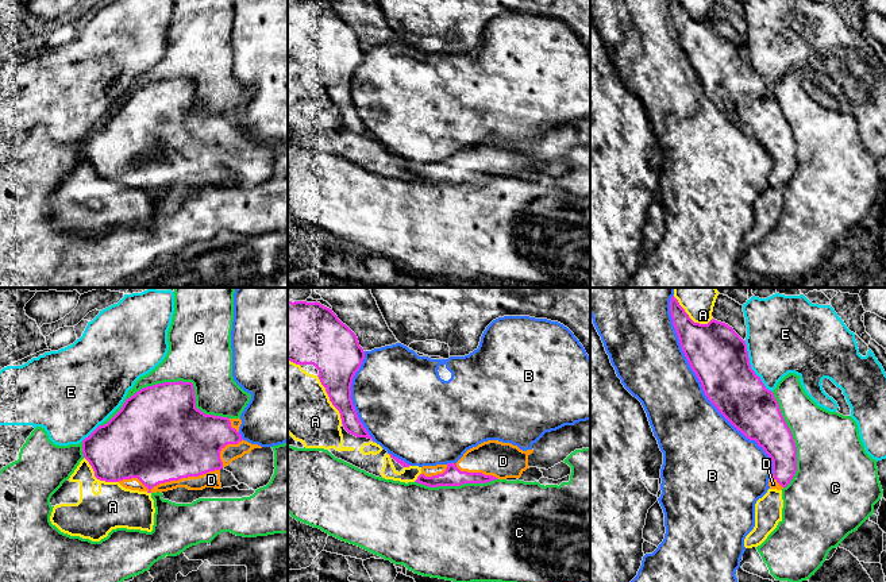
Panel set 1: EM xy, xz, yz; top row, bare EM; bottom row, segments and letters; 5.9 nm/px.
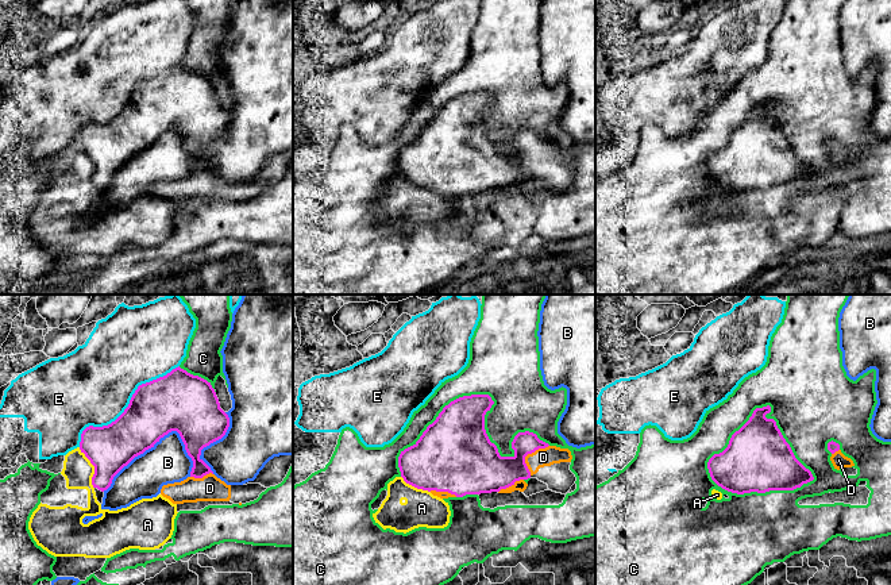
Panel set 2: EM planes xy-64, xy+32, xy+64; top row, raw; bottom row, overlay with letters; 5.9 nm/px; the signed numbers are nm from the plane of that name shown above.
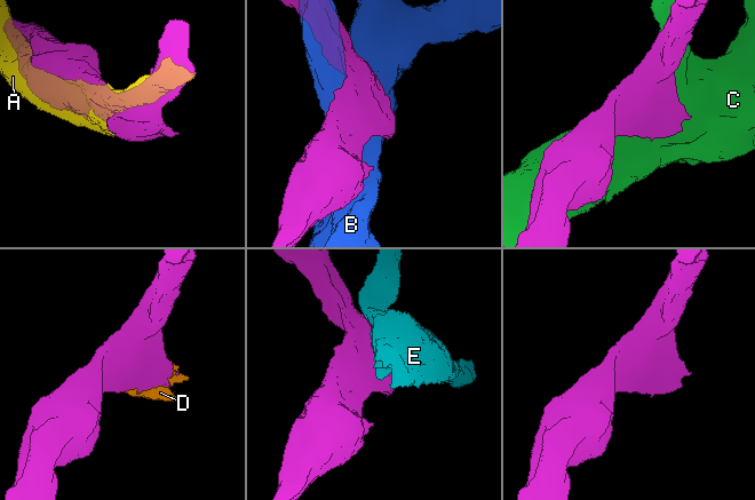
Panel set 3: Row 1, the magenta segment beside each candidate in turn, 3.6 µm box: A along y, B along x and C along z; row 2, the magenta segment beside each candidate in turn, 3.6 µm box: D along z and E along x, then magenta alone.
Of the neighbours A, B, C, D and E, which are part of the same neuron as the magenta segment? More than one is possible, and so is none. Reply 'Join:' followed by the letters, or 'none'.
Join: D

